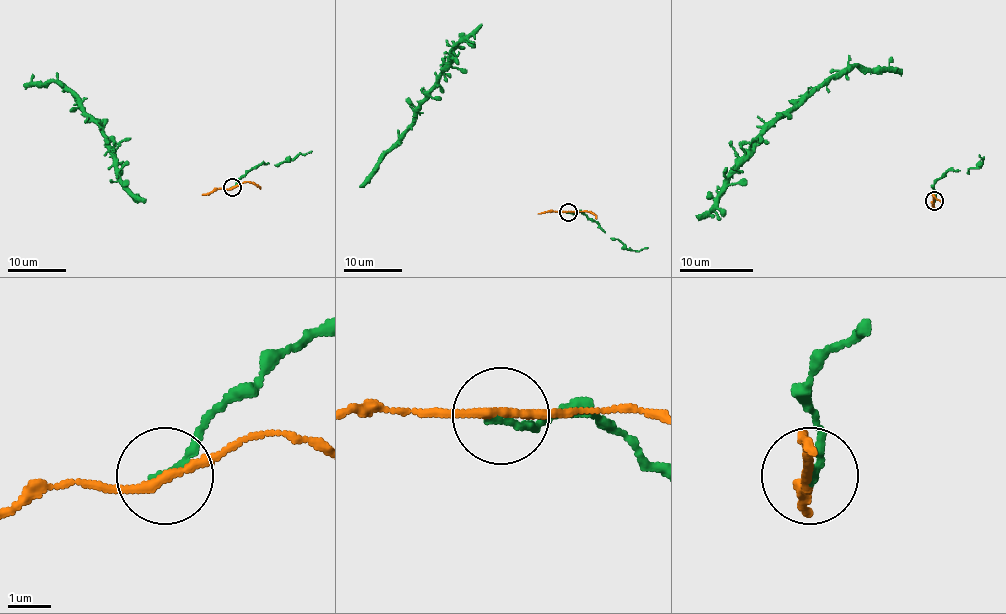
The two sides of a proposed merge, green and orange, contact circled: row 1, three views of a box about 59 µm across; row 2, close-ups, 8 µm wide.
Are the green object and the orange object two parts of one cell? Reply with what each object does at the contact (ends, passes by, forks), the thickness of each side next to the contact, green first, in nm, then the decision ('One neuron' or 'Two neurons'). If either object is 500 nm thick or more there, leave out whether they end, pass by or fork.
At the ring green ends. At the ring orange passes by. Thickness 170 nm (green) against 200 nm. Two neurons

